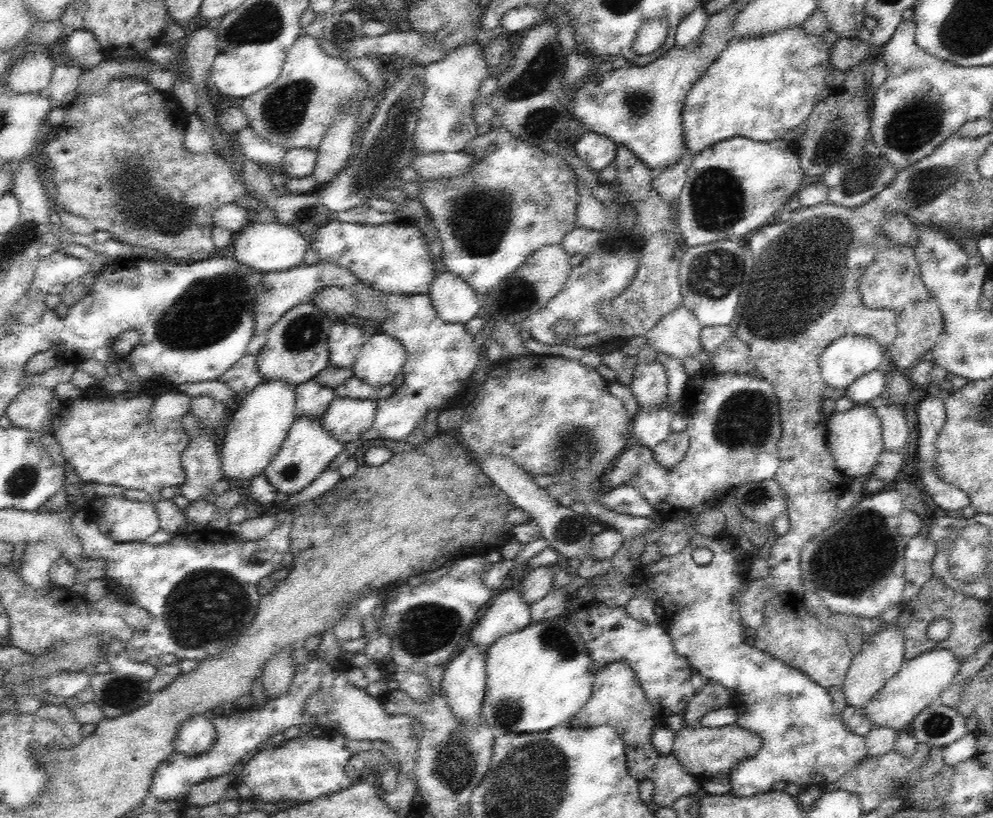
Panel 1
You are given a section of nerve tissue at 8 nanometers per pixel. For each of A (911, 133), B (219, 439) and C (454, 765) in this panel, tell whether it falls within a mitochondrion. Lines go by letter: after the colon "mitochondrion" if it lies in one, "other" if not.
A: mitochondrion
B: other
C: mitochondrion

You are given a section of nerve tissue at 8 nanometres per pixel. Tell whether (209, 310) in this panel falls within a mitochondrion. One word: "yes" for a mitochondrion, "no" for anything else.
yes

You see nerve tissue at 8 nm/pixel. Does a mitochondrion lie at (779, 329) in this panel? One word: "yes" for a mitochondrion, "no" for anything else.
yes

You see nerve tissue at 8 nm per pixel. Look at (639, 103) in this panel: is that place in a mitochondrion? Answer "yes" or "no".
yes

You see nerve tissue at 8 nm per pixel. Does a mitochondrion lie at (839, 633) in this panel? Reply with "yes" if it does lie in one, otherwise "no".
no

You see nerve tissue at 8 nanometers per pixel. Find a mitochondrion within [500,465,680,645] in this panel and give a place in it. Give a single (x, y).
(568, 531)

